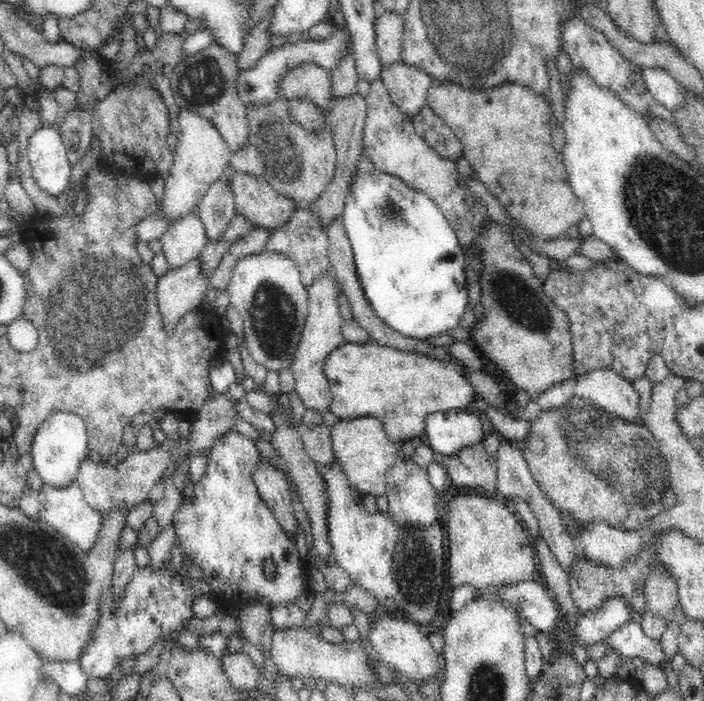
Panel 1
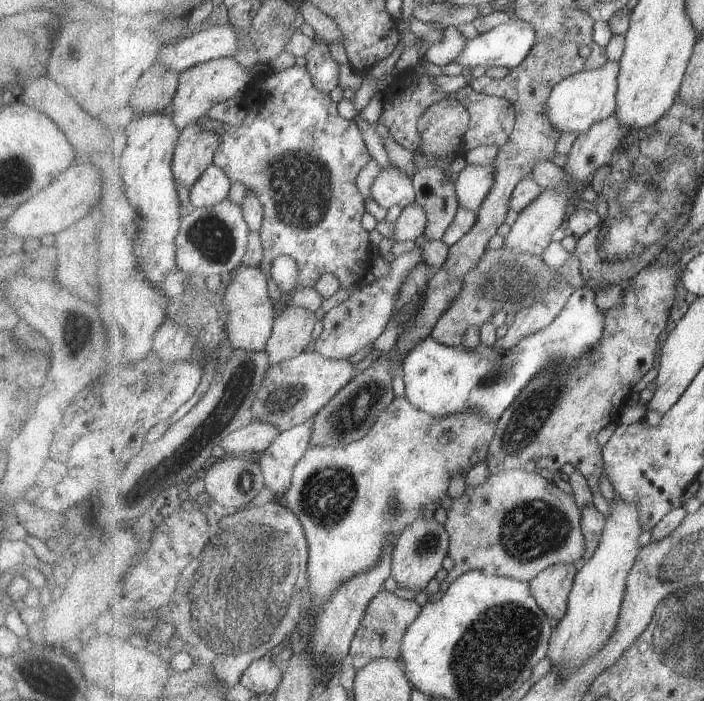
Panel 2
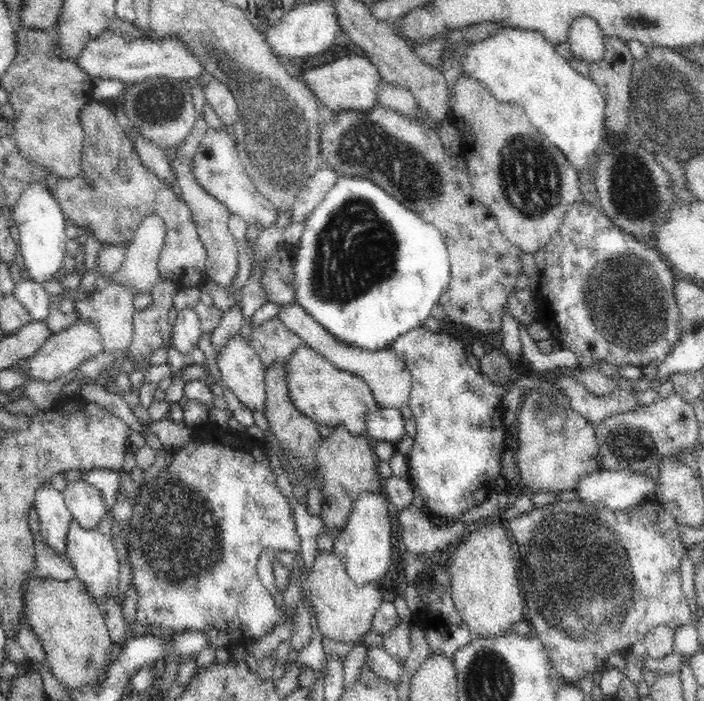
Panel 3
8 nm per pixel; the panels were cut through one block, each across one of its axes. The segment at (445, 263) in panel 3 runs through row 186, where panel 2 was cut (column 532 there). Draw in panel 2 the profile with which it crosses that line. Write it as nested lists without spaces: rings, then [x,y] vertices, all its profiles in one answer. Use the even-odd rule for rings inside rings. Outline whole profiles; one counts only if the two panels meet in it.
[[[585,286],[576,289],[561,314],[549,326],[526,336],[513,348],[501,350],[497,347],[468,349],[463,344],[454,347],[441,344],[433,336],[429,336],[416,345],[401,364],[400,373],[405,384],[404,394],[413,406],[436,417],[446,417],[472,410],[476,413],[484,413],[489,421],[498,422],[511,404],[520,398],[519,394],[523,392],[527,384],[535,376],[539,376],[543,370],[547,370],[553,362],[573,366],[575,360],[579,360],[581,356],[585,356],[598,347],[604,337],[605,325],[604,311],[599,310],[599,306],[595,304],[595,289]]]

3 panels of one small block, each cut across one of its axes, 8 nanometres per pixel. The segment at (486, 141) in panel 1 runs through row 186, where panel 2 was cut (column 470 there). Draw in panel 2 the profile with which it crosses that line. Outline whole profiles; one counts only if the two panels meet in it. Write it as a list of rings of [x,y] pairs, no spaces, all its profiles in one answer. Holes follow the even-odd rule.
[[[507,468],[492,473],[485,484],[478,487],[468,486],[465,494],[454,500],[447,511],[447,520],[443,525],[450,532],[448,556],[453,560],[454,566],[445,580],[452,583],[469,571],[481,571],[487,575],[530,583],[546,568],[557,563],[580,565],[586,554],[582,518],[582,510],[577,508],[573,495],[565,494],[553,482],[547,482],[538,472]]]

